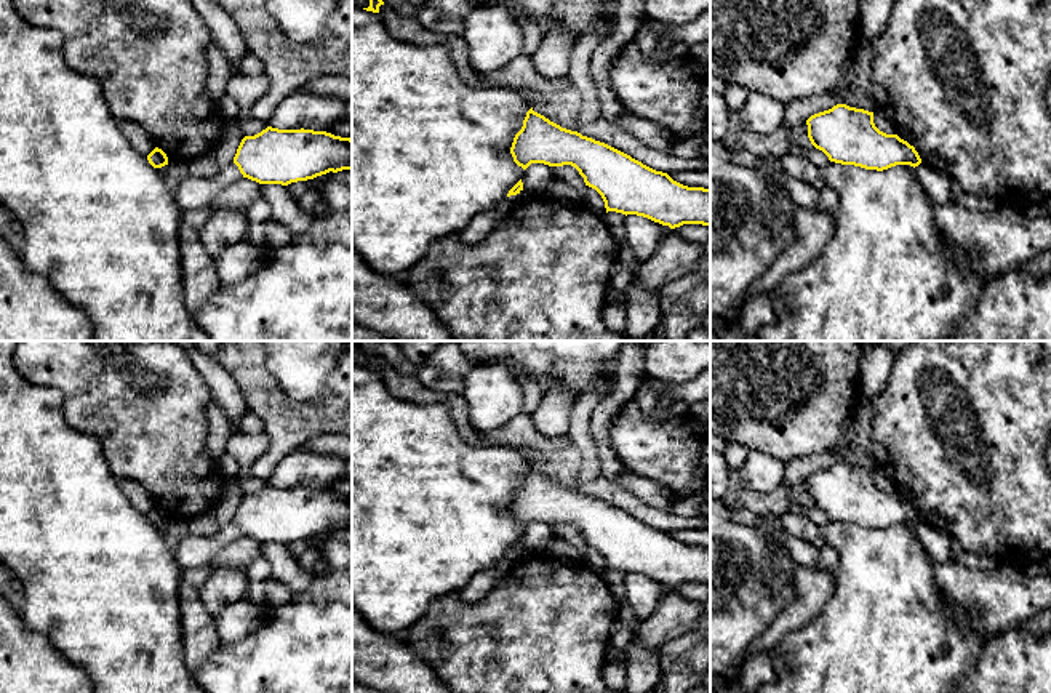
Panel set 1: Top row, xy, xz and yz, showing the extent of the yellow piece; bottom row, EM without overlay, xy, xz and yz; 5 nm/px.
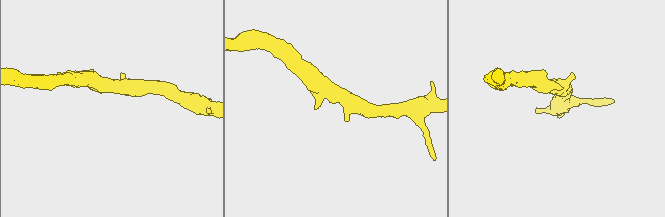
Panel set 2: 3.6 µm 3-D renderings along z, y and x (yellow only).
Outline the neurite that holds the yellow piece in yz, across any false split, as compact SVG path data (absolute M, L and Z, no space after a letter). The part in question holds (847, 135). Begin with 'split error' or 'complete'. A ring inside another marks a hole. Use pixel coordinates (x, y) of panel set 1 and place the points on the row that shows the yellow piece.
complete; M837 104L811 115L806 125L811 144L835 163L877 171L921 163L913 146L875 126L873 112Z

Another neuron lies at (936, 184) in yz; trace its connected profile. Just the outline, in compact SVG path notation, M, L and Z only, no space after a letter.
M921 160L915 173L926 194L939 205L958 205L950 194L952 178Z

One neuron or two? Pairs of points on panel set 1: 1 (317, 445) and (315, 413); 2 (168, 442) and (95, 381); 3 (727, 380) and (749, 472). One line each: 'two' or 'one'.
1: two
2: one
3: two

